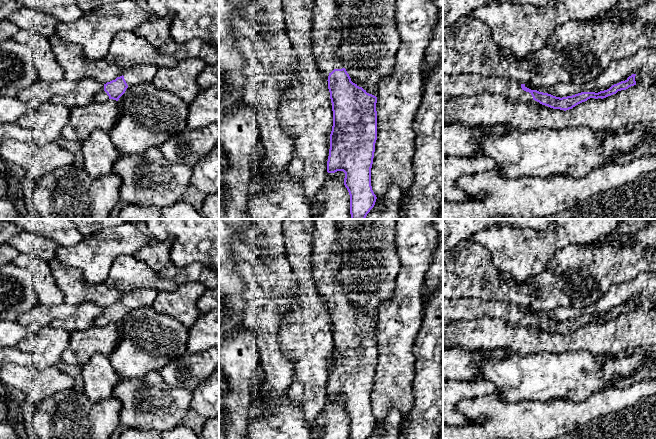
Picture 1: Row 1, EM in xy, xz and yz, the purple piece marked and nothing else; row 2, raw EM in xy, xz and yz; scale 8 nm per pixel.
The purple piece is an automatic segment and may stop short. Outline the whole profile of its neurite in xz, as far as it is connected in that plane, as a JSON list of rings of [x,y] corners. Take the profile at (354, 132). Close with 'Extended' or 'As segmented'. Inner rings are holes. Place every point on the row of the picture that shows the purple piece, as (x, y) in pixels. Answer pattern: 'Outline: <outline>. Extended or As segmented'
Outline: [[[314,0],[314,17],[312,26],[312,41],[318,68],[328,81],[328,89],[333,111],[333,126],[330,134],[330,149],[327,161],[327,172],[345,173],[344,185],[350,195],[351,219],[365,219],[376,202],[376,195],[371,186],[371,168],[373,164],[375,143],[377,140],[377,97],[369,94],[362,87],[351,81],[337,51],[333,48],[337,31],[342,28],[339,19],[337,0]]]. Extended

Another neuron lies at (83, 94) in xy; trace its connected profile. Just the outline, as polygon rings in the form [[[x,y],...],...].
[[[87,77],[77,82],[71,92],[60,94],[54,98],[58,104],[64,105],[69,110],[76,106],[85,106],[94,101],[94,96],[104,88],[104,84],[94,78]]]

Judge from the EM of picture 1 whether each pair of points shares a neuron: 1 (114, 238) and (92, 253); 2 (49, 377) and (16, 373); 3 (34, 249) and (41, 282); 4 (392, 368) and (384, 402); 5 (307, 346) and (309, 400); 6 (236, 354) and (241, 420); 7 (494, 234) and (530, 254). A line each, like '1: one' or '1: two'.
1: one
2: one
3: two
4: one
5: one
6: one
7: one

